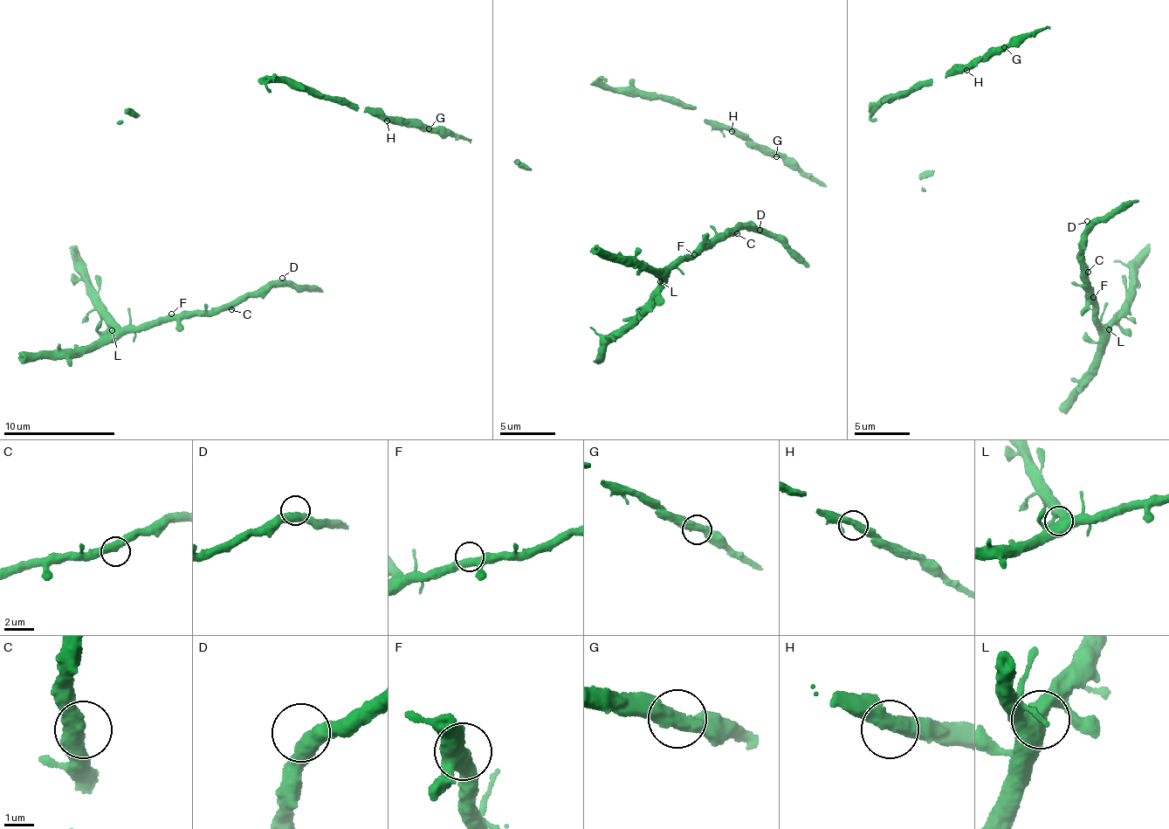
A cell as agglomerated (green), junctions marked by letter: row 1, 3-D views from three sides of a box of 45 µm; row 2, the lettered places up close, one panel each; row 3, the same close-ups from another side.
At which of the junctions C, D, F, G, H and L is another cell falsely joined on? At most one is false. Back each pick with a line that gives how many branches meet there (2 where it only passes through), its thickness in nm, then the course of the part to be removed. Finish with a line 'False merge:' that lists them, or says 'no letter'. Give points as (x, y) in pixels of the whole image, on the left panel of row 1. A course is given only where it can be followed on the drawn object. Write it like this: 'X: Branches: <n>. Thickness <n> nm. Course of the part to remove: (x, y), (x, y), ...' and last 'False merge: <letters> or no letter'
False merge: no letter

